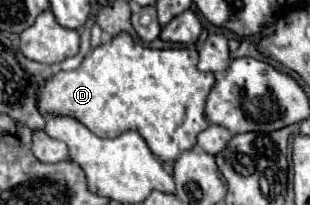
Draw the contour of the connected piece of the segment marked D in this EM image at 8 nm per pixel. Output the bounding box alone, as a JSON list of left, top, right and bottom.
[38,32,230,162]

